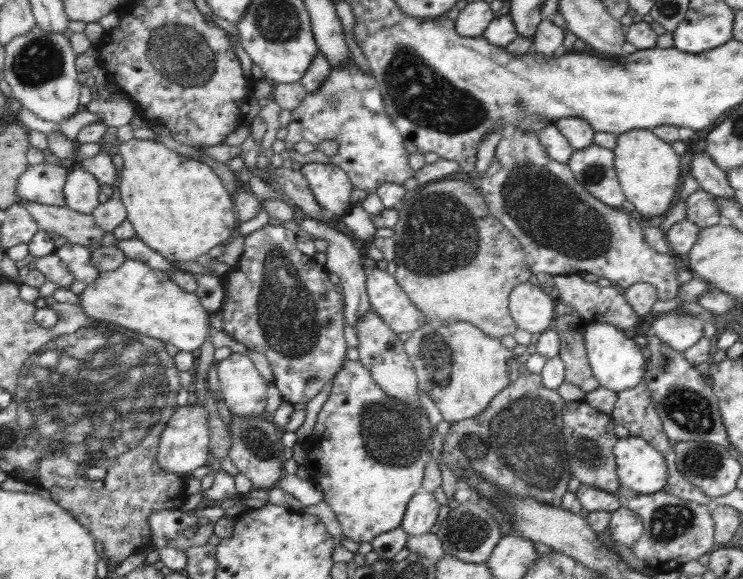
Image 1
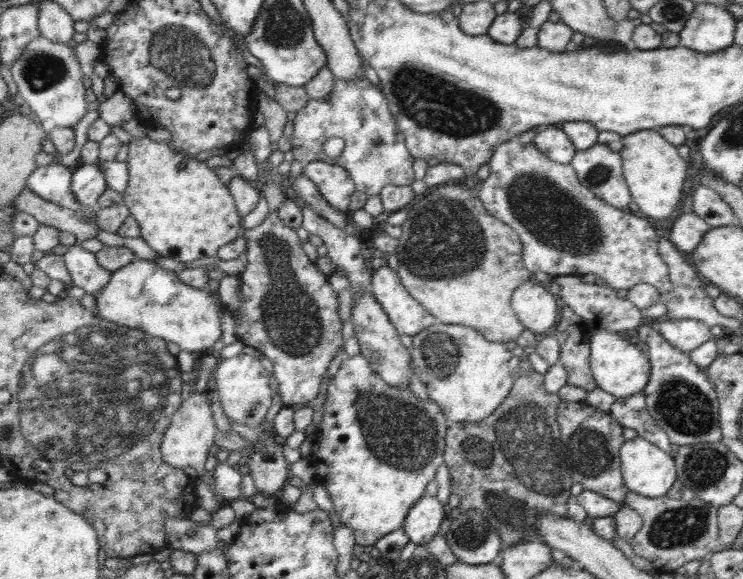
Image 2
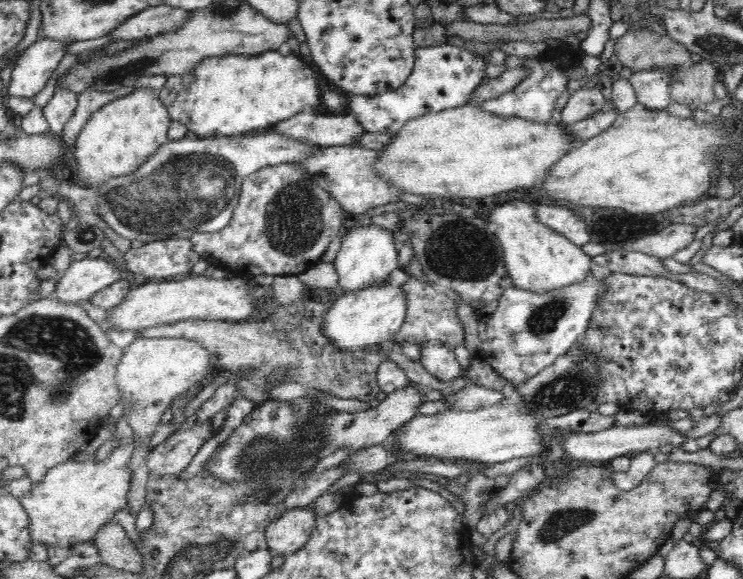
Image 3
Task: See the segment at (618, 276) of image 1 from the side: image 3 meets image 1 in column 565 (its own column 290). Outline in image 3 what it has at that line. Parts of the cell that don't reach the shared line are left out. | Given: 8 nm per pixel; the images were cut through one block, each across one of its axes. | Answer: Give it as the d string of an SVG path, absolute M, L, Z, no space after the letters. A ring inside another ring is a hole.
M283 163L275 166L265 167L258 172L250 174L245 181L244 186L241 188L240 201L236 210L230 218L230 222L227 224L226 228L222 228L218 232L201 232L194 233L189 239L192 243L192 249L200 256L200 259L208 261L210 265L220 267L222 271L228 271L232 273L234 277L244 277L246 279L252 279L252 277L258 275L300 275L309 270L312 266L315 266L319 261L321 261L322 256L328 250L329 244L338 230L342 228L342 216L344 216L344 209L342 206L324 189L321 188L312 179L306 178L305 169L301 166L295 166L294 163Z

